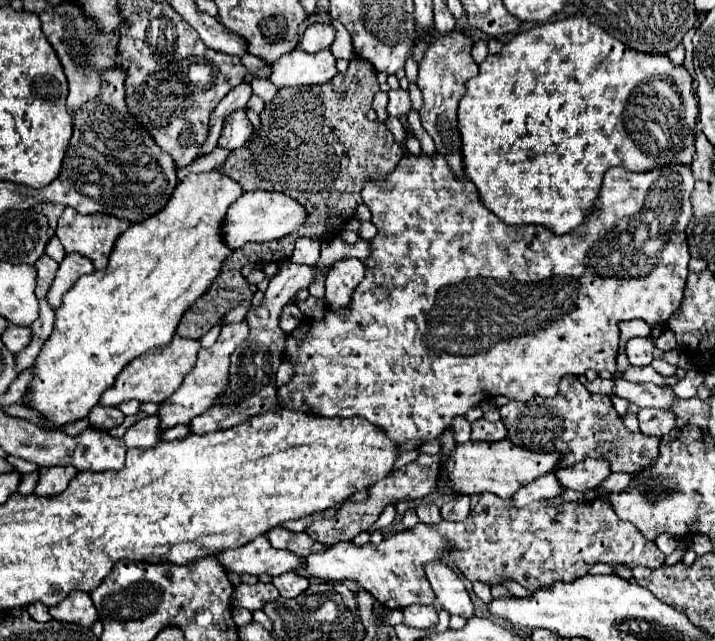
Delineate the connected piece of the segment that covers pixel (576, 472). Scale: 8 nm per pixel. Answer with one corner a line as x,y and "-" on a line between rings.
586,458
570,468
556,470
556,478
562,488
580,492
600,486
600,482
608,476
610,476
610,466
606,464
606,460
594,460
594,458

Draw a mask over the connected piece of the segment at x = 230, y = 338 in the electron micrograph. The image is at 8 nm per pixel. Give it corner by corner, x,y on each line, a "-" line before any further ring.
234,322
234,324
226,324
216,340
214,346
210,348
200,348
198,350
198,360
194,364
194,368
186,374
182,386
160,404
158,410
158,418
160,418
160,428
174,428
178,424
188,424
190,418
202,414
206,408
210,408
210,404
214,402
214,396
218,396
218,392
222,392
222,388
226,388
226,380
228,380
228,368
230,368
230,354
234,352
234,348
246,340
248,336
248,324
246,322

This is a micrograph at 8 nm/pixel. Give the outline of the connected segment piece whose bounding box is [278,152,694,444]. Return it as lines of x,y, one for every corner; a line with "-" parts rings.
420,152
420,156
404,154
398,166
388,174
386,180
376,182
368,180
362,186
362,200
370,208
372,224
378,228
376,238
370,240
370,256
364,260
366,276
364,280
354,288
350,296
350,304
342,310
326,308
326,314
322,320
310,320
310,330
302,342
298,342
292,334
286,336
284,346
284,360
290,360
294,364
294,376
288,384
278,388
278,404
288,410
302,410
312,412
326,418
352,418
360,416
368,422
380,426
386,430
386,434
398,442
404,444
406,440
418,438
422,442
436,438
444,432
446,426
452,424
452,418
464,416
470,408
478,406
486,398
494,396
506,396
510,400
528,402
534,396
556,396
558,394
558,382
566,374
584,374
586,370
602,372
610,370
614,374
616,354
618,354
618,342
620,342
620,322
642,318
650,328
664,326
666,320
674,314
678,304
682,302
682,292
686,288
686,276
688,276
688,242
686,242
686,224
692,218
692,204
690,204
690,192
694,188
694,176
690,172
690,166
668,166
668,168
654,168
650,172
630,172
626,168
610,168
604,176
602,190
598,200
594,202
594,208
590,216
574,228
570,234
564,236
550,236
550,232
542,232
542,228
510,228
502,224
488,208
482,208
482,202
478,200
478,192
474,184
470,184
468,178
458,178
446,158
442,154
428,156

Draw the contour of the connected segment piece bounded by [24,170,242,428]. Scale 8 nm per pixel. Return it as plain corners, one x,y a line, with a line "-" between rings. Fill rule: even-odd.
216,170
200,176
190,174
178,184
174,196
158,216
152,216
146,224
134,224
128,228
118,238
108,268
80,276
64,294
62,306
56,308
54,330
32,364
34,378
24,394
24,406
36,410
52,428
82,420
100,402
102,392
114,386
116,376
130,360
148,350
166,346
176,334
176,326
186,308
206,292
208,284
218,276
222,262
230,254
226,244
222,244
218,228
228,206
240,194
242,188
238,188
234,180
228,180
228,176
218,176

